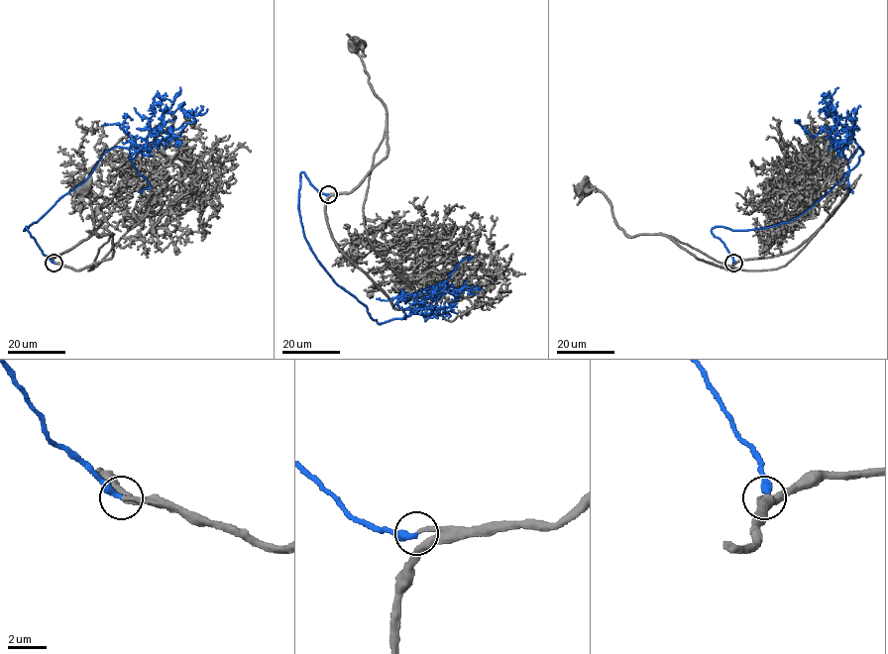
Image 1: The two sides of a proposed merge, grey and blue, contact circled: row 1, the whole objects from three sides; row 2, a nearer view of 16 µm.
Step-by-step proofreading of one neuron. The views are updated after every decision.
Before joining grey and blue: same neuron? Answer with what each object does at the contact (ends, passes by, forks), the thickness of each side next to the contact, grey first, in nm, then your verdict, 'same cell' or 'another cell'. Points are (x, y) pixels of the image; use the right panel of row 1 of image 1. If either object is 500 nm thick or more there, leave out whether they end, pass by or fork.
grey ends there; blue ends there; 240 nm thick on the grey side, 320 nm on the other; same cell

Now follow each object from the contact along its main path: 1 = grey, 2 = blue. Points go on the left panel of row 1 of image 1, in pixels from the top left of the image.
1: (55, 263), (81, 270), (112, 256), (113, 235), (99, 236), (94, 230), (90, 196), (83, 188), (79, 188)
2: (54, 263), (26, 226), (79, 185), (105, 153), (126, 148), (132, 160), (169, 130), (178, 136), (198, 120)

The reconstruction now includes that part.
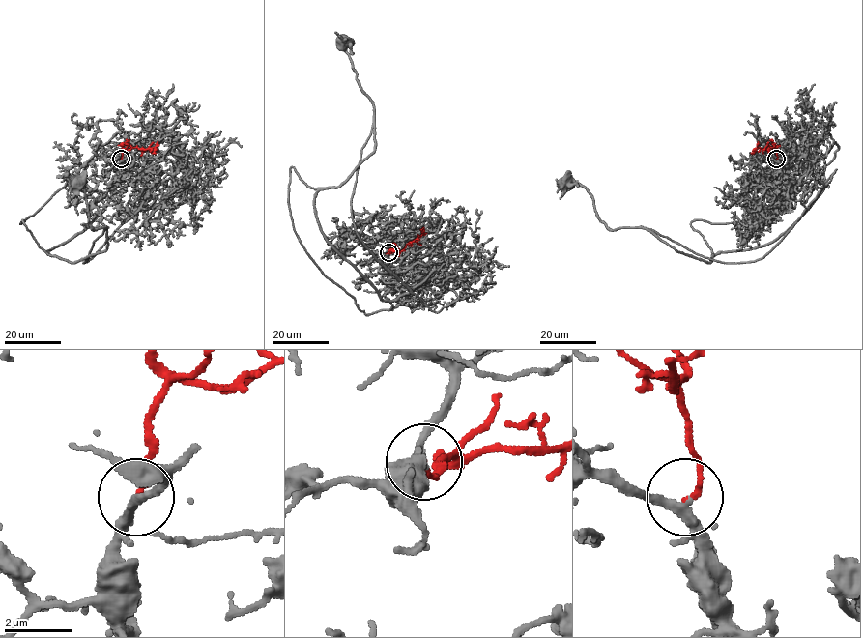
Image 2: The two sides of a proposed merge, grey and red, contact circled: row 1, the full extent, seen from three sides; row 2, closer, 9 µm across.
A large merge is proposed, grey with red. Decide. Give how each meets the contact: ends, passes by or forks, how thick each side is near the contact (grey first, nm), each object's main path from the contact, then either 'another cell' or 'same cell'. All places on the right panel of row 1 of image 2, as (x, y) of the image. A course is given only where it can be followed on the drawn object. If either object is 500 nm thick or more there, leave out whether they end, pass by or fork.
grey passes by; red ends there; 220 nm thick on the grey side, 150 nm on the other; grey runs (776, 159), (795, 193), (786, 208), (787, 182), (823, 188), (772, 243), (710, 262), (610, 229), (567, 183); red runs (776, 159), (773, 147), (758, 148), (751, 153); same cell

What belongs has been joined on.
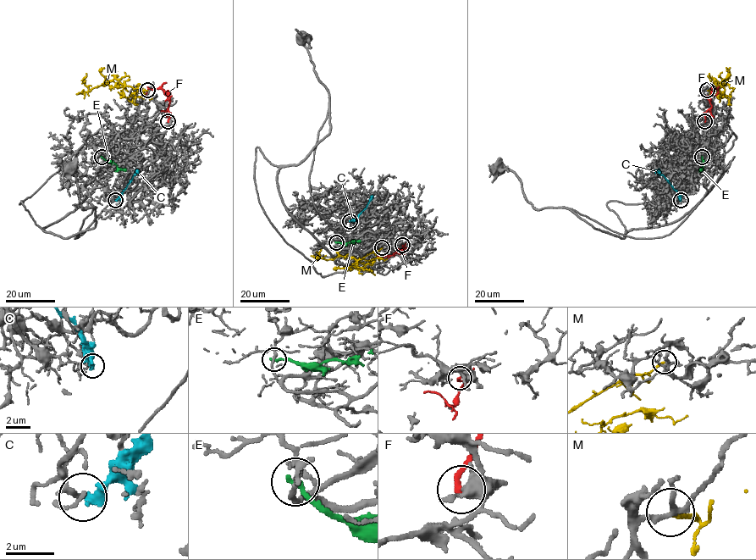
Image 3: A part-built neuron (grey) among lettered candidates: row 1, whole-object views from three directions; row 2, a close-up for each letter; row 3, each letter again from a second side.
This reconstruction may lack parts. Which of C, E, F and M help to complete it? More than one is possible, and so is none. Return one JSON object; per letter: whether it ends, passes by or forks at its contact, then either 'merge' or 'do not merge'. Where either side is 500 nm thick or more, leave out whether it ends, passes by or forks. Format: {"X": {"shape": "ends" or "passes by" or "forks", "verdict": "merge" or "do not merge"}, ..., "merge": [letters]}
{"C": {"shape": "ends", "verdict": "do not merge"}, "E": {"shape": "ends", "verdict": "do not merge"}, "F": {"shape": "ends", "verdict": "do not merge"}, "M": {"shape": "ends", "verdict": "do not merge"}, "merge": []}

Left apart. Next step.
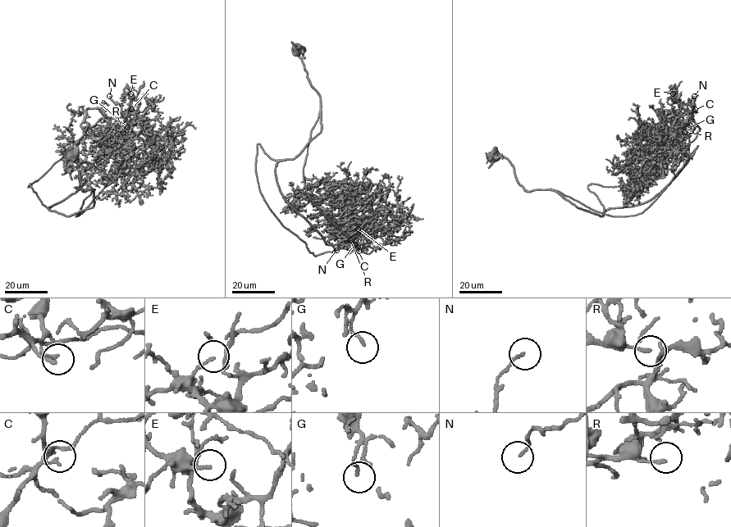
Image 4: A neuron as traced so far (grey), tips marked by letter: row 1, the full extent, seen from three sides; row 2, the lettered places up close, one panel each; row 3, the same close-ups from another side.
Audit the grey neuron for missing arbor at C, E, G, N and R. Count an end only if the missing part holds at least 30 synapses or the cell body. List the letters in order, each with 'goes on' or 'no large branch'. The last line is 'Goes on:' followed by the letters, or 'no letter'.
C: no large branch
E: no large branch
G: no large branch
N: no large branch
R: no large branch
Goes on: no letter

